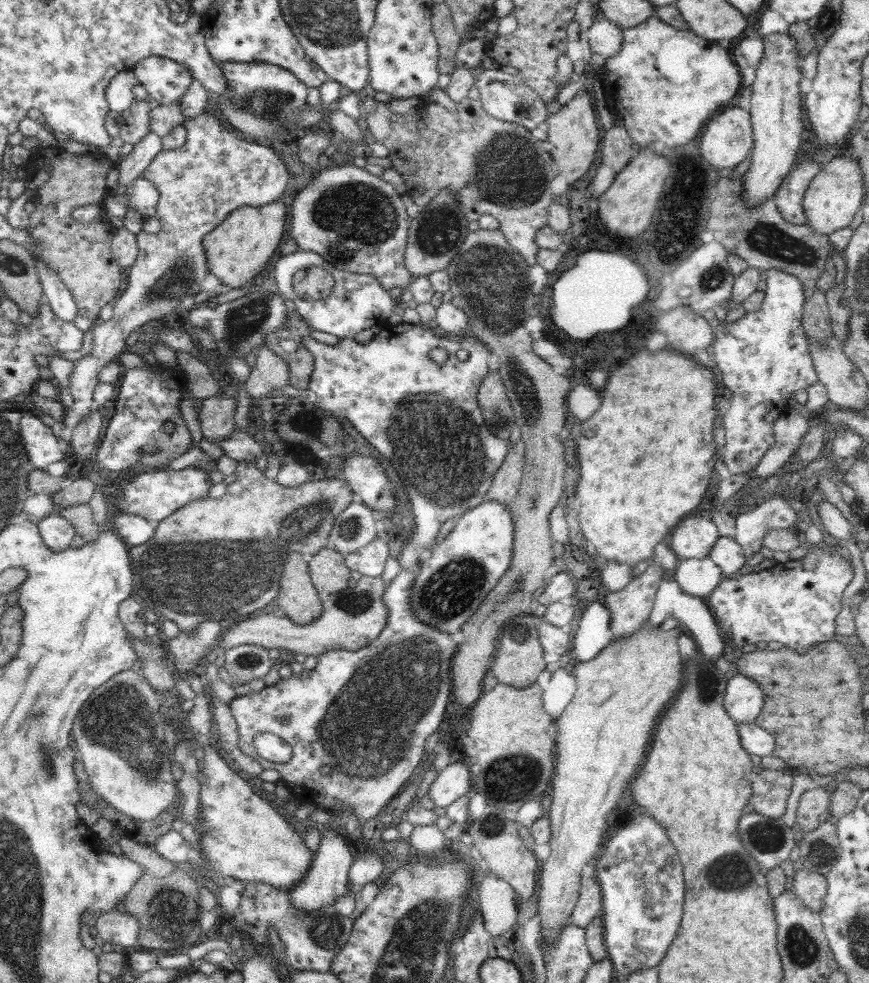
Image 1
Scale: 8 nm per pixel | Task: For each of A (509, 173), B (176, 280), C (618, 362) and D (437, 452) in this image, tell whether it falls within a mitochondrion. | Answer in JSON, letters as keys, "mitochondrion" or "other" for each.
{"A":"mitochondrion","B":"mitochondrion","C":"other","D":"mitochondrion"}

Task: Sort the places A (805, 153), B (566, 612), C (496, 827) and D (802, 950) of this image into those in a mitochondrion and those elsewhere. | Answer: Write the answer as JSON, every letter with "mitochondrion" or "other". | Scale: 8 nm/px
{"A":"other","B":"other","C":"mitochondrion","D":"mitochondrion"}

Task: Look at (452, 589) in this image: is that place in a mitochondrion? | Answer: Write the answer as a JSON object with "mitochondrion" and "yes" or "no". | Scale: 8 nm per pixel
{"mitochondrion":"yes"}

